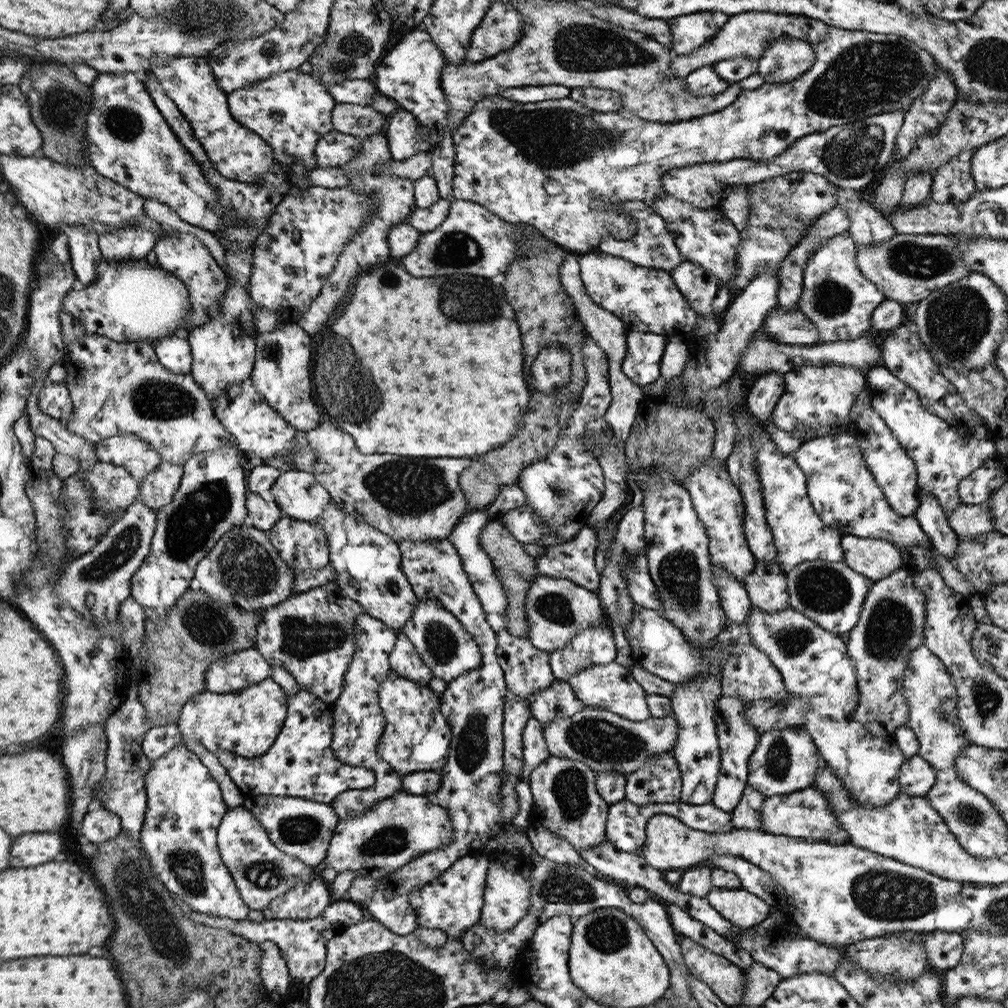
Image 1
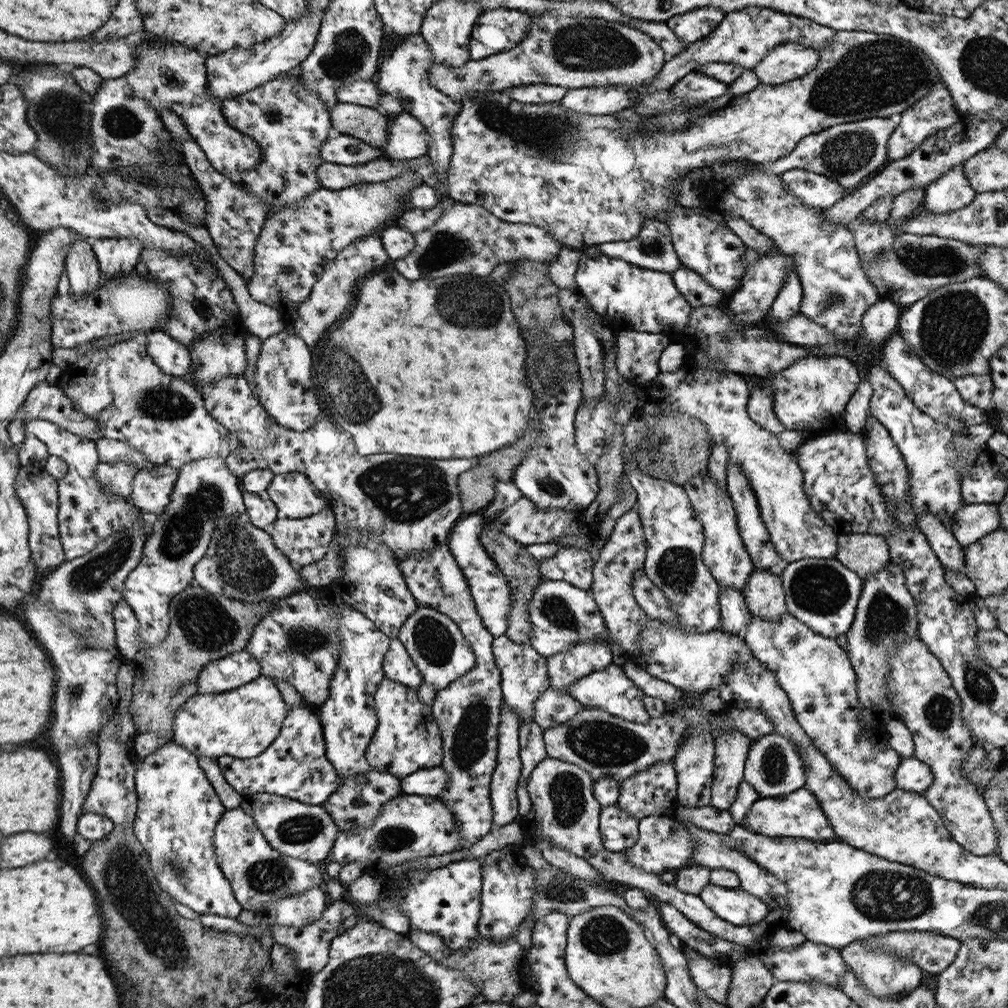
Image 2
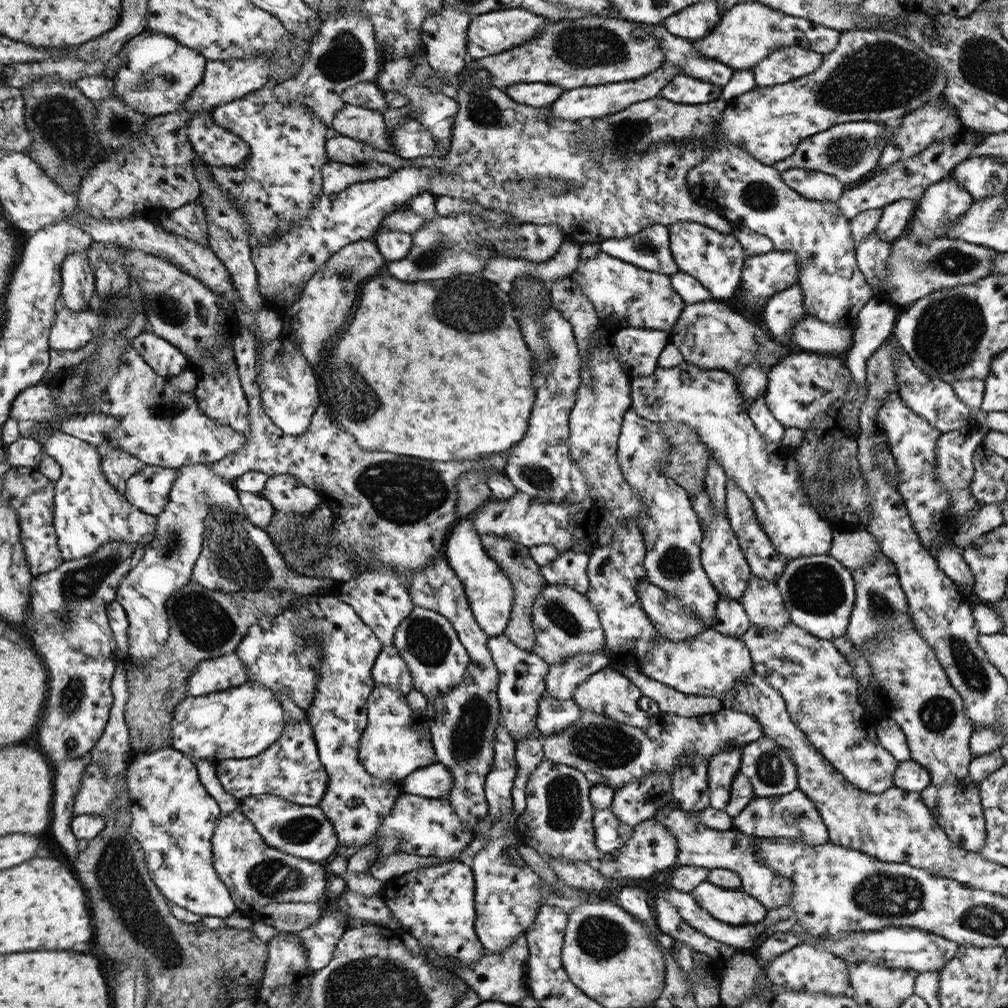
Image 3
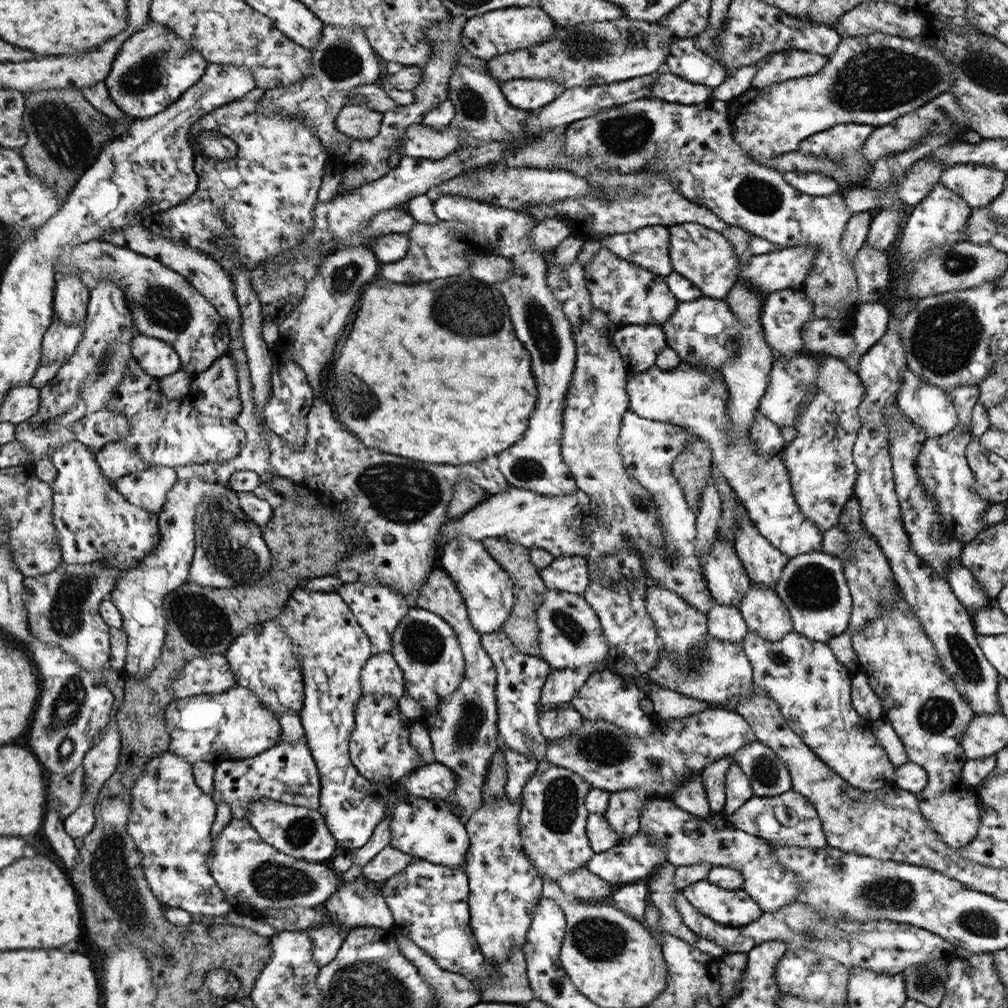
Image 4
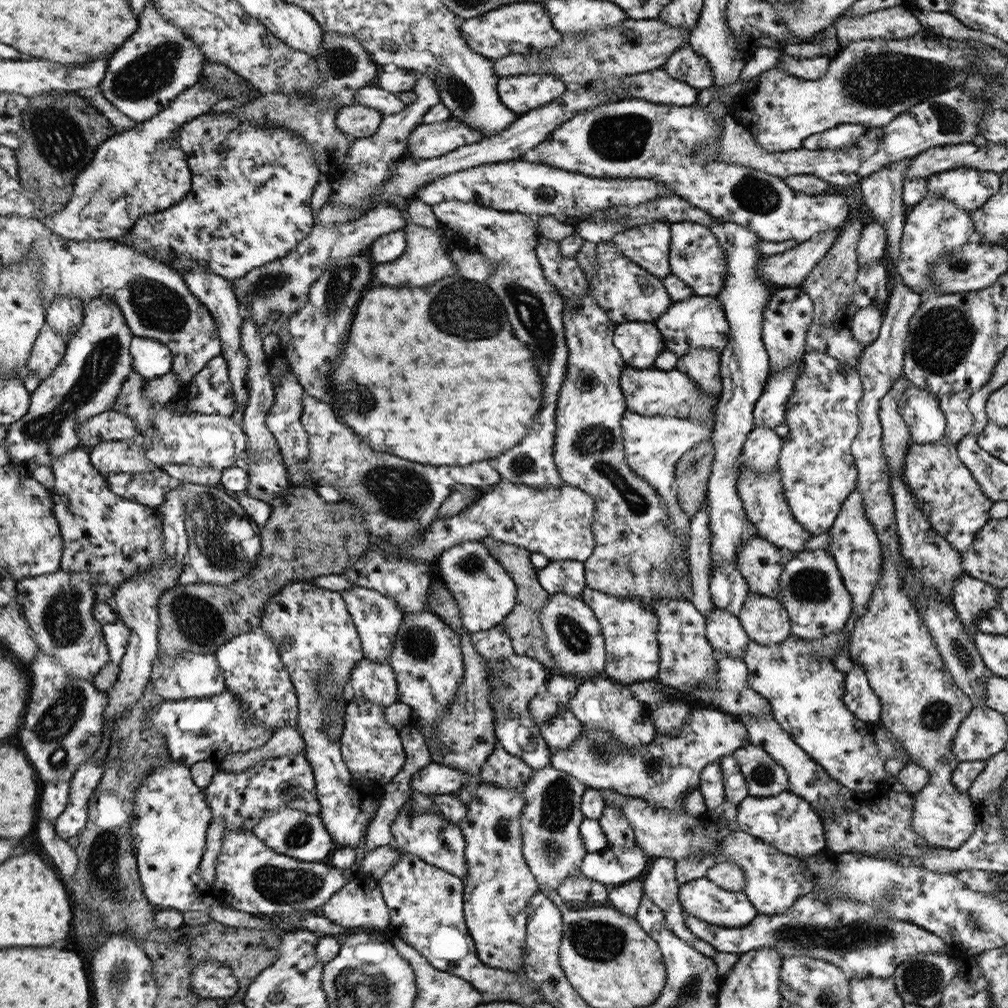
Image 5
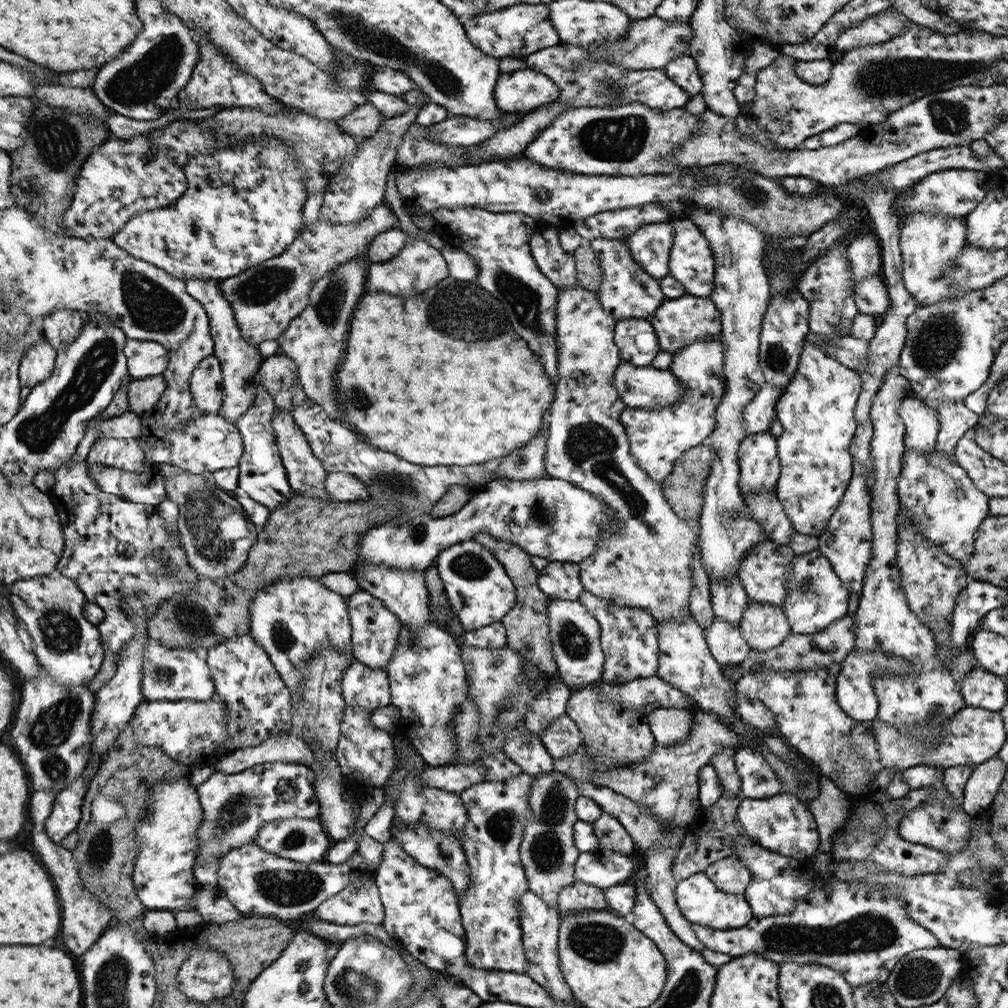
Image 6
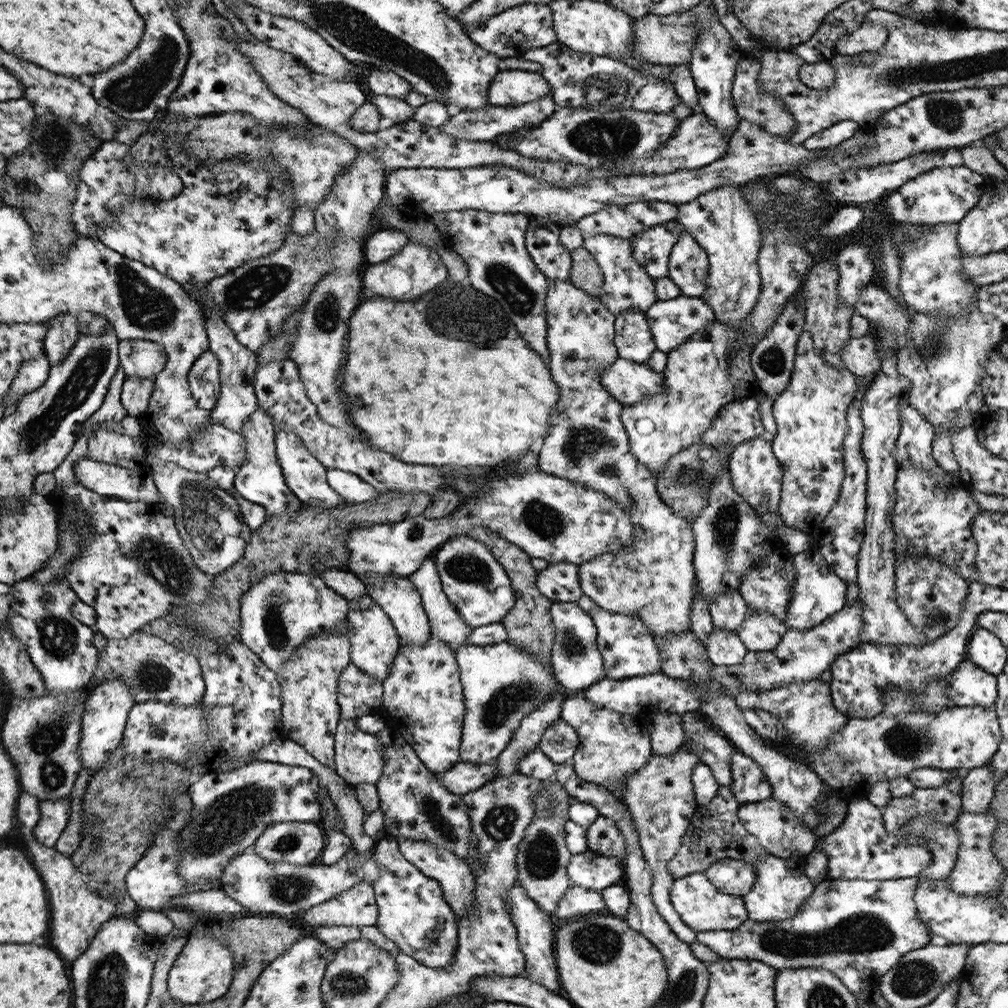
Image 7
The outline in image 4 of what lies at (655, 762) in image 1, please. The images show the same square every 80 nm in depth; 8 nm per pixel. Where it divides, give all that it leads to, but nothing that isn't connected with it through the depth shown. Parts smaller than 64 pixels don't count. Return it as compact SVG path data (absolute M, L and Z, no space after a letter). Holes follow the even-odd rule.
M632 789L614 792L610 796L609 804L603 815L610 828L621 838L620 842L629 840L639 832L639 818L641 808L648 802L664 800L667 798L644 789Z

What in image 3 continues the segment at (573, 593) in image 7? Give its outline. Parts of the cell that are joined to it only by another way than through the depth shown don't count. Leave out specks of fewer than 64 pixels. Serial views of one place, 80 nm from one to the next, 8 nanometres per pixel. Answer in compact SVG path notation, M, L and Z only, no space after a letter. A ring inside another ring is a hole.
M566 551L545 566L542 566L542 576L547 584L563 584L573 588L576 592L585 593L589 589L587 552Z

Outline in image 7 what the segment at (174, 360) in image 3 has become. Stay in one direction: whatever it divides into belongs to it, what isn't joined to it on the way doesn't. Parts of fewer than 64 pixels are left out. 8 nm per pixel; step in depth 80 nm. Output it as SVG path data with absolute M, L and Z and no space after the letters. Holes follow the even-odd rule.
M126 339L120 342L120 361L126 375L148 379L165 367L167 354L161 344Z

